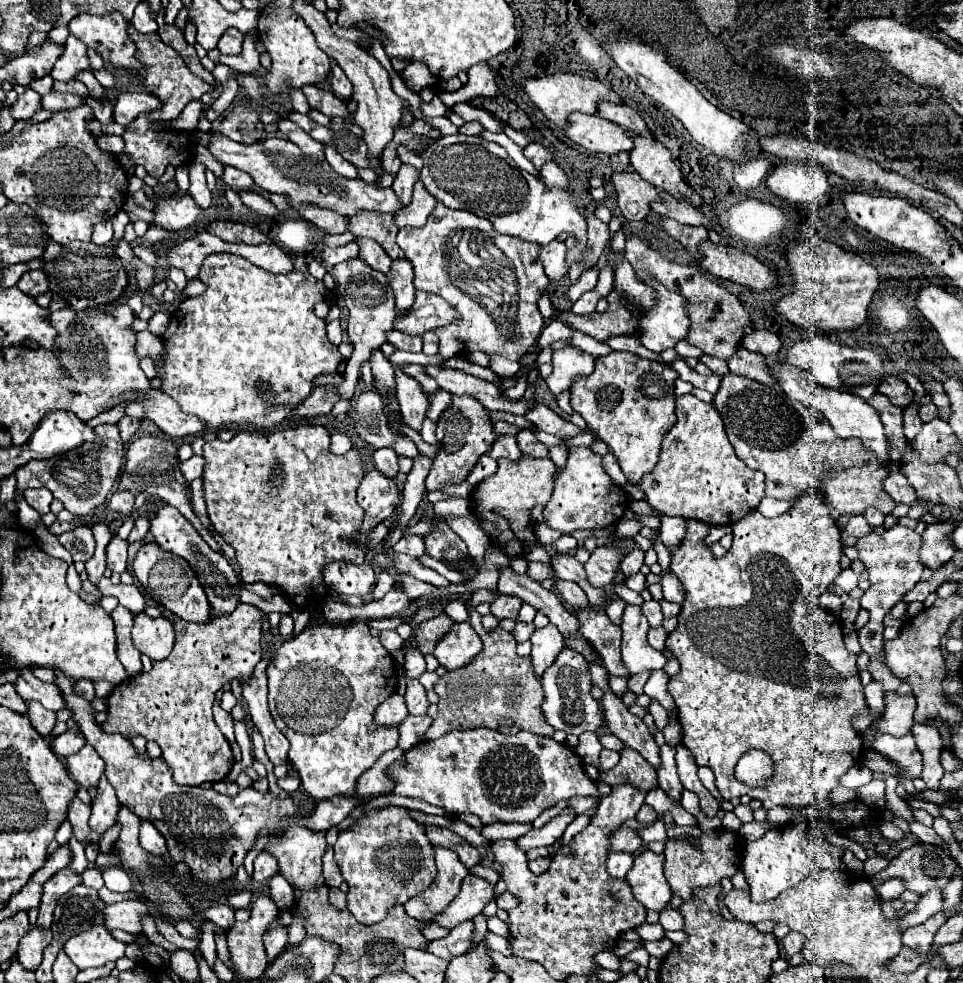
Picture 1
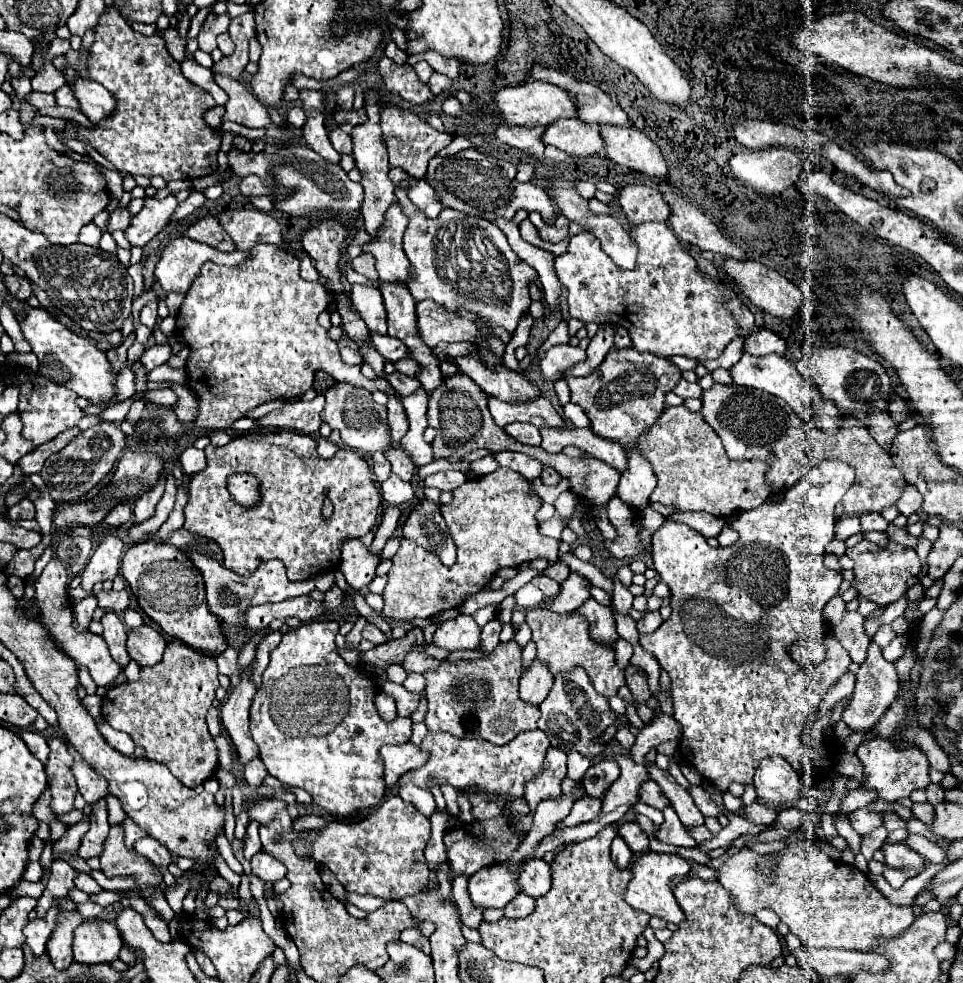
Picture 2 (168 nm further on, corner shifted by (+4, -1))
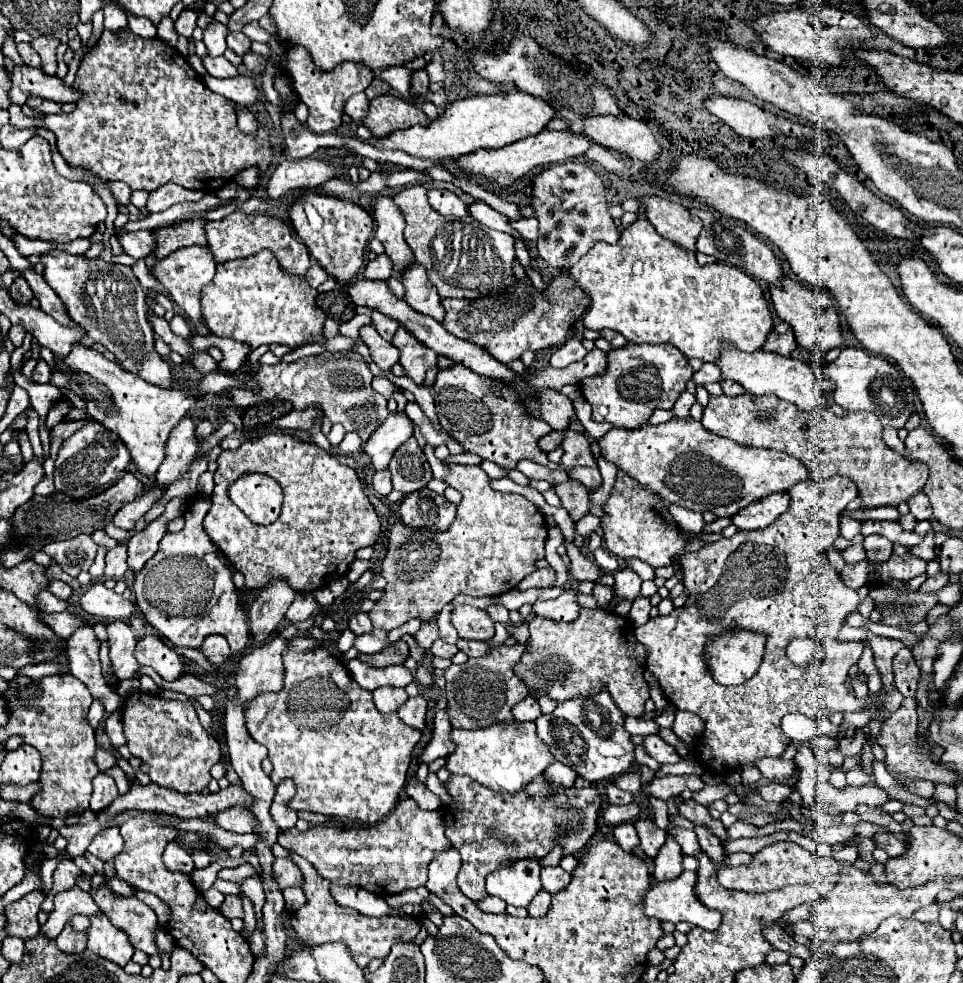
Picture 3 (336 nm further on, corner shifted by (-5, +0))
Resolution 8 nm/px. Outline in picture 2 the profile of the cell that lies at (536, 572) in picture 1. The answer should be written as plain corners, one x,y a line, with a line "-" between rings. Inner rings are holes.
563,562
553,564
553,566
549,566
547,570
543,570
545,576
549,576
549,578
553,578
553,580
557,580
557,582
563,582
563,580
569,576
569,572
571,572
571,570
569,570

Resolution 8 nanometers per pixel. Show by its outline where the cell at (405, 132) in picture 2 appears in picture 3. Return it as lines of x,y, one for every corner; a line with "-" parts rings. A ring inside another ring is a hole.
382,95
370,101
370,113
362,123
372,129
374,137
384,137
396,129
428,125
430,121
422,109
406,103
404,99
396,95

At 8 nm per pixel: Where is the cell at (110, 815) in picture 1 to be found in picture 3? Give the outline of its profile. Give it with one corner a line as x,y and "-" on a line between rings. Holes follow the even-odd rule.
106,827
92,839
88,851
102,861
110,861
122,851
122,847
124,847
124,841
118,827

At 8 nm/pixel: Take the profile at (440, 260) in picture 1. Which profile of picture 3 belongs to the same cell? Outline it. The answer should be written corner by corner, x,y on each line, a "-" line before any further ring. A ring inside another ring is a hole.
416,184
402,189
393,200
406,219
404,239
414,251
416,261
426,267
430,275
428,279
438,287
440,297
476,299
490,293
496,295
506,291
516,281
512,273
512,263
516,259
514,237
508,233
488,229
482,223
474,221
470,215
466,219
448,219
436,213
428,203
427,192
422,185
-
464,227
466,227
466,247
464,247

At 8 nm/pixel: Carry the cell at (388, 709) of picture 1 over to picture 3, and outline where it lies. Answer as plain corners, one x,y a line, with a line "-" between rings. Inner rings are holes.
380,687
374,691
374,705
378,711
382,711
384,715
392,715
398,711
398,707
402,703
408,701
408,695
404,689
398,687

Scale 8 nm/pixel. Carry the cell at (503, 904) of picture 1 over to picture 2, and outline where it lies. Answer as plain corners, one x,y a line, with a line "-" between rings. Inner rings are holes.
519,892
519,896
515,896
515,900
511,900
511,904
507,904
503,908
503,912
507,918
523,918
523,916
531,914
533,908
535,908
535,898

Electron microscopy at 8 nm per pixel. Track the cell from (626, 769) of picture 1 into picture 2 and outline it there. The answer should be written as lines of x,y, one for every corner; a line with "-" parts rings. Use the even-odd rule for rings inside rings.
645,780
641,786
639,786
639,800
661,810
669,804
667,796
663,794
663,790
659,788
659,784
655,784
655,780

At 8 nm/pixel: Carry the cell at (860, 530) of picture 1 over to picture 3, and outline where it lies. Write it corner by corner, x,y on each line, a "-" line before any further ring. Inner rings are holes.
842,515
840,517
840,535
844,539
854,539
860,533
860,521
856,521
850,515

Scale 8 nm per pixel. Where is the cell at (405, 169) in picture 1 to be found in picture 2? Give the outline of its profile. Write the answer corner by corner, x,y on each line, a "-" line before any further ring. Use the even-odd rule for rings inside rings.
391,204
387,210
387,220
383,222
383,232
363,244
365,252
371,252
377,262
377,272
383,282
407,282
409,260
401,248
401,236
407,228
407,216
399,204

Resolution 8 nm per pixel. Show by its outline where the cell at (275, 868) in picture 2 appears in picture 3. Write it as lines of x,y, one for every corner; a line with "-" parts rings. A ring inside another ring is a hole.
280,857
274,861
274,877
282,889
294,887
294,885
302,887
302,881
304,881
302,871
290,859
280,859

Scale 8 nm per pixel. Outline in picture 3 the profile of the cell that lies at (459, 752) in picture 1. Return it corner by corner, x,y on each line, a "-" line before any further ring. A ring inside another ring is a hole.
520,723
520,725
490,725
478,731
454,729
452,741
456,743
456,751
448,755
448,771
458,775
468,775
470,779
482,783
492,791
506,791
516,793
522,791
536,775
544,773
544,769
554,763
554,755
548,747
538,739
534,723

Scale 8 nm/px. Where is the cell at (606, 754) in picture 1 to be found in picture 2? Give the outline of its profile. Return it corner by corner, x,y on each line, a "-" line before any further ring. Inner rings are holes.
605,758
593,764
583,776
583,788
589,796
599,798
619,778
619,766
615,760

